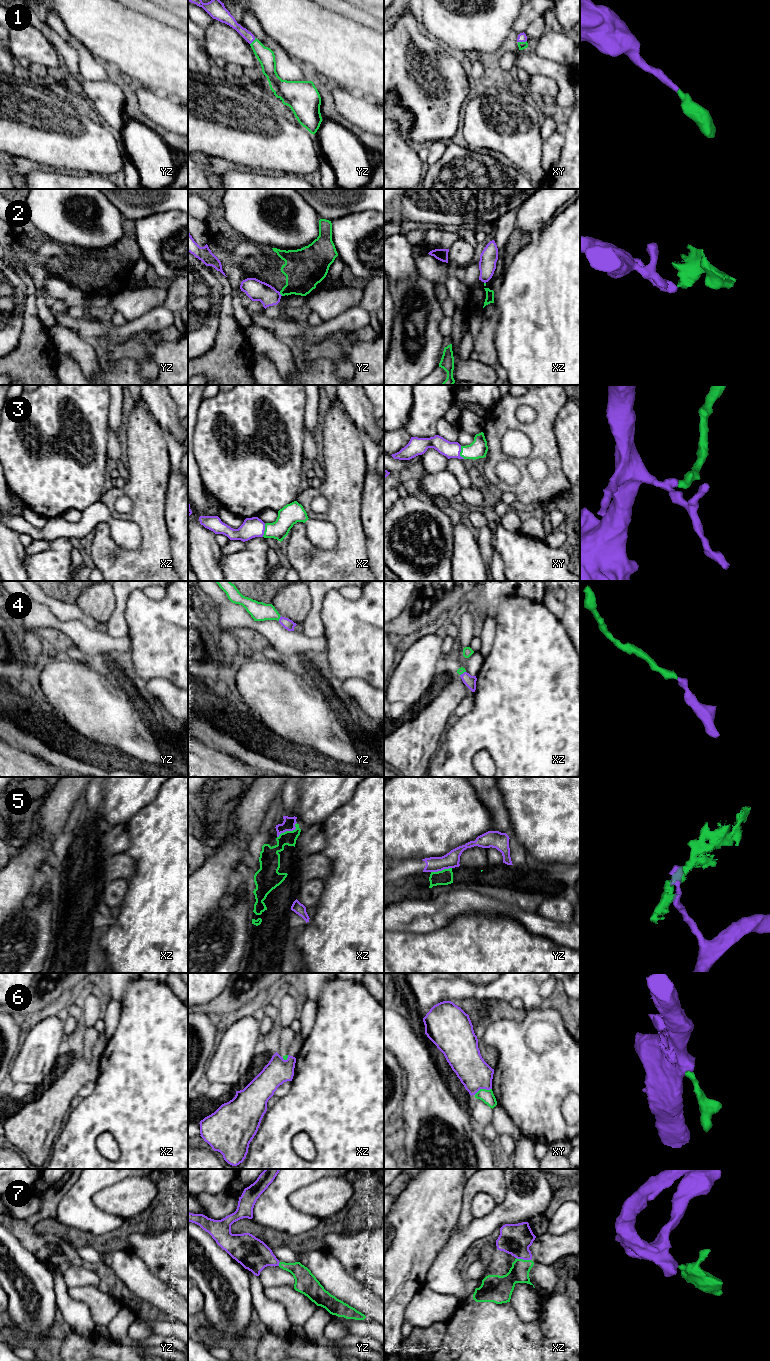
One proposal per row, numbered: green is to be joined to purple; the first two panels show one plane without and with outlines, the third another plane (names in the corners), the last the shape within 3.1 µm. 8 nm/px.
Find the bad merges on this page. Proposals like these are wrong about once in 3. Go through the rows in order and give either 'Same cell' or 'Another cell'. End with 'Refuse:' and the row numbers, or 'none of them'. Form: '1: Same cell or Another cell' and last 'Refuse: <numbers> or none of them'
1: Same cell
2: Another cell
3: Same cell
4: Same cell
5: Another cell
6: Another cell
7: Same cell
Refuse: 2, 5, 6

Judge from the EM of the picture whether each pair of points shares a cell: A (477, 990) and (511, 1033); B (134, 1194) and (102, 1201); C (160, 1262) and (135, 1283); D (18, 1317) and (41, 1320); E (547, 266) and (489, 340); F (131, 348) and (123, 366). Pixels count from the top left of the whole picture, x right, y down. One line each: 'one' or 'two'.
A: two
B: one
C: two
D: one
E: two
F: two

